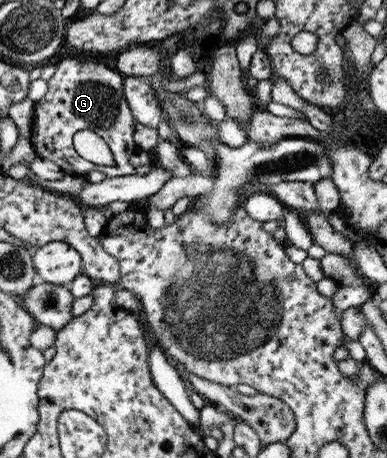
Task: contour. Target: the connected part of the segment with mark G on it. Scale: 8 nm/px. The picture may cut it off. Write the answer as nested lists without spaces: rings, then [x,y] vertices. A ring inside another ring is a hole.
[[[67,58],[55,65],[54,74],[46,83],[46,92],[32,106],[31,142],[37,157],[48,159],[60,167],[65,174],[75,173],[84,177],[88,171],[100,171],[107,178],[133,173],[129,155],[141,151],[134,144],[135,119],[122,95],[123,75],[100,63],[88,63],[82,59]],[[88,129],[104,141],[113,163],[96,165],[82,159],[73,149],[74,133]]]

